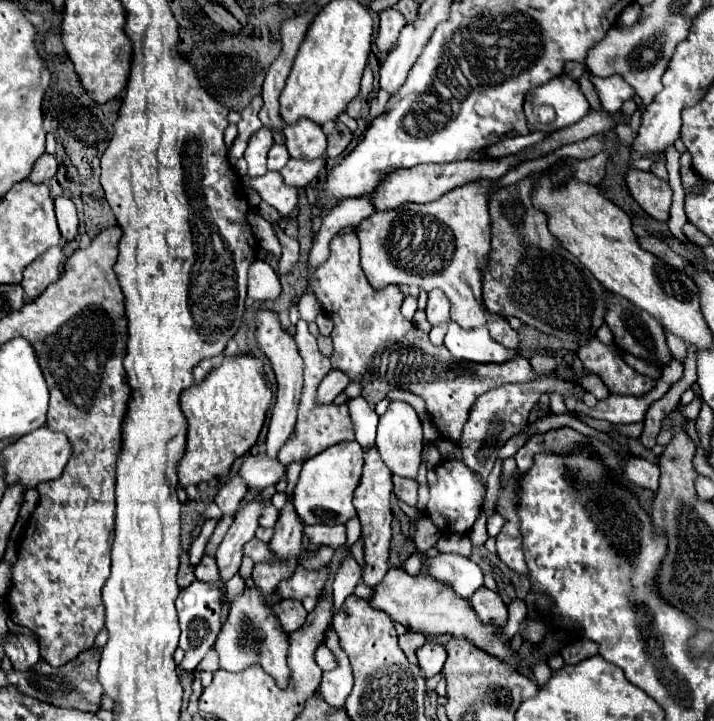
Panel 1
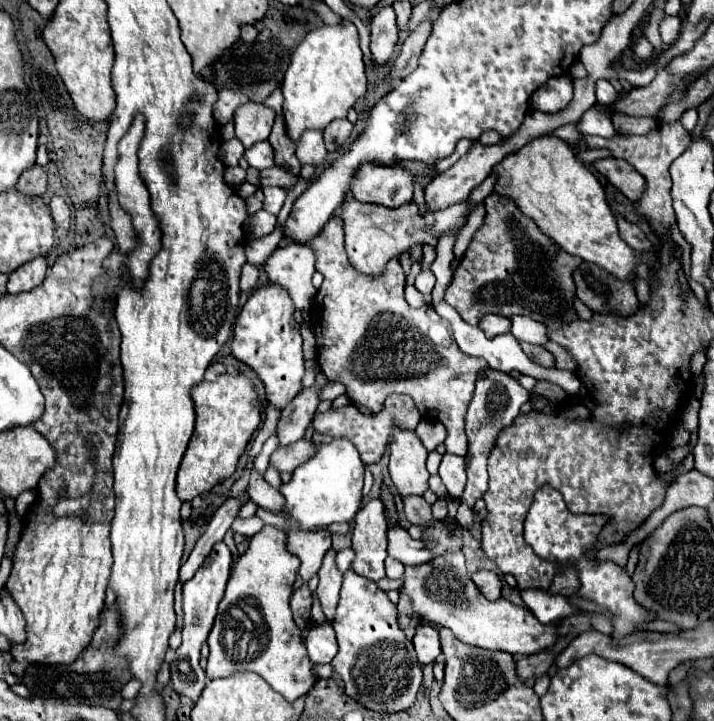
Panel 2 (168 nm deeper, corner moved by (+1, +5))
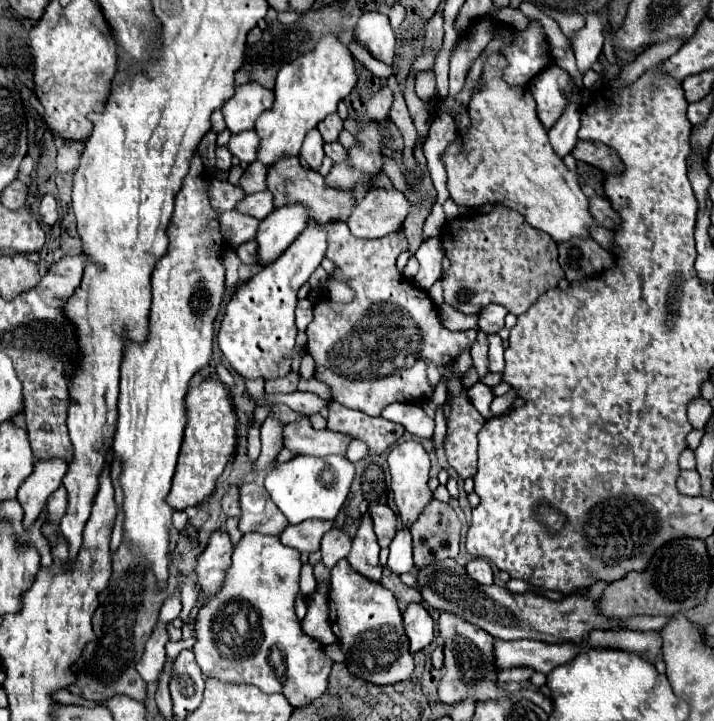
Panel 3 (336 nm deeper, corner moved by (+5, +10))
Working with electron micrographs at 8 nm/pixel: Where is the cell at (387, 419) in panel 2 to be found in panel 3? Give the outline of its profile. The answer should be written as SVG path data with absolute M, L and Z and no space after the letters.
M335 400L329 404L327 428L365 442L369 446L367 456L379 456L383 450L387 450L387 446L395 444L405 432L405 428L397 422L385 420L381 416L379 418L367 416Z

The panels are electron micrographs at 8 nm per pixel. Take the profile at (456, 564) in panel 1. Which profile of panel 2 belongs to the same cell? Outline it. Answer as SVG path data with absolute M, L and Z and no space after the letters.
M389 527L387 531L387 553L403 565L421 565L431 561L435 555L425 549L421 541L409 537L403 527Z

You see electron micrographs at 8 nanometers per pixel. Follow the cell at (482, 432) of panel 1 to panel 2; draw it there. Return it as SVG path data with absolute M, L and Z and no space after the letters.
M487 367L487 371L483 371L483 375L479 375L479 383L477 383L477 389L475 389L475 395L473 395L473 401L469 403L469 409L467 409L467 423L465 423L465 433L467 433L467 439L469 439L469 451L471 451L471 459L469 459L469 465L467 465L467 485L465 485L465 491L461 495L461 501L467 505L467 507L473 507L475 501L479 497L483 497L483 493L487 491L487 457L489 457L489 451L491 447L495 445L495 439L499 435L499 431L503 431L505 427L509 427L521 405L529 401L529 391L523 389L517 379L501 373L501 371L495 371L491 367Z

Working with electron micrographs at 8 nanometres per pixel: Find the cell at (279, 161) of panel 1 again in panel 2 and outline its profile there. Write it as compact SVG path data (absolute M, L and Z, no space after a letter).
M263 141L263 143L255 143L253 147L245 149L245 159L249 163L249 167L255 167L255 169L267 169L273 163L273 149L269 145L269 141Z

